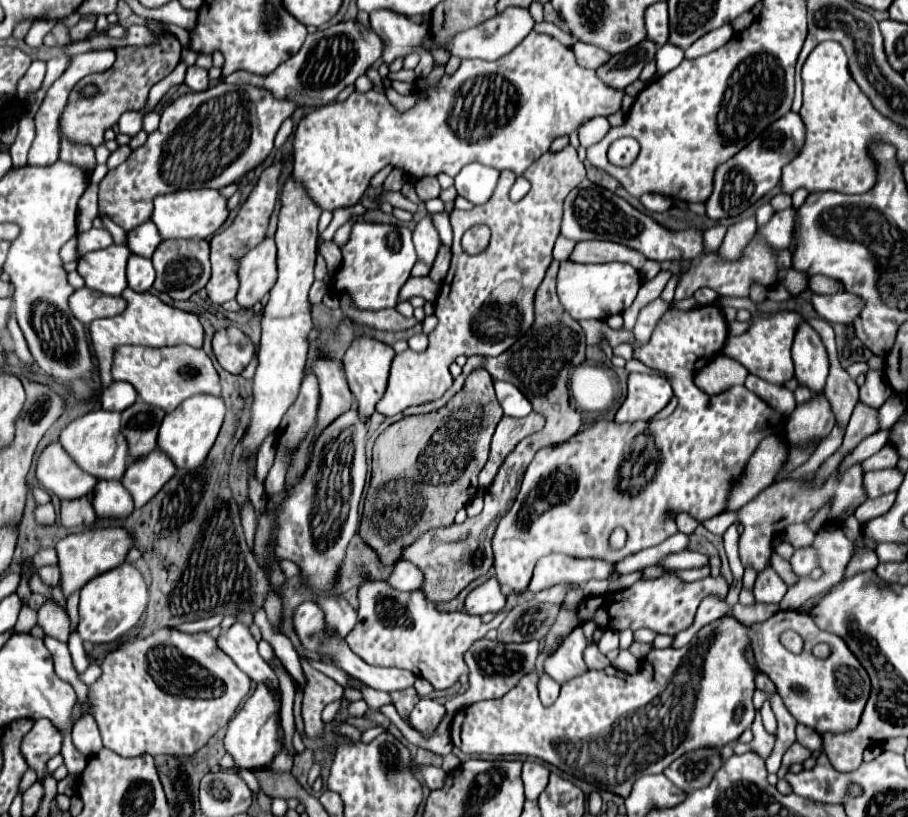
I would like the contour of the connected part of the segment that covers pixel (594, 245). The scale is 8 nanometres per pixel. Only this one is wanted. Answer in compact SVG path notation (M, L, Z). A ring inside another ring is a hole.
M582 241L582 243L576 243L570 259L576 263L624 261L624 263L630 263L638 271L646 263L646 257L640 251L634 251L630 247L622 247L620 243L614 243L614 241Z

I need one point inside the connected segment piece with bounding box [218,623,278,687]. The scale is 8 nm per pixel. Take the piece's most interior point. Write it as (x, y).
(237, 643)

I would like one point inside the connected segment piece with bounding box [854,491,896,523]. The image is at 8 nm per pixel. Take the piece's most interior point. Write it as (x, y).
(872, 508)

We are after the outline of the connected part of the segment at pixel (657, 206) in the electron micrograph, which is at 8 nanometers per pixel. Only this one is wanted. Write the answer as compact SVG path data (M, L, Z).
M654 193L644 194L640 198L640 202L649 212L664 212L673 206L670 197L664 197L663 195L656 195Z

